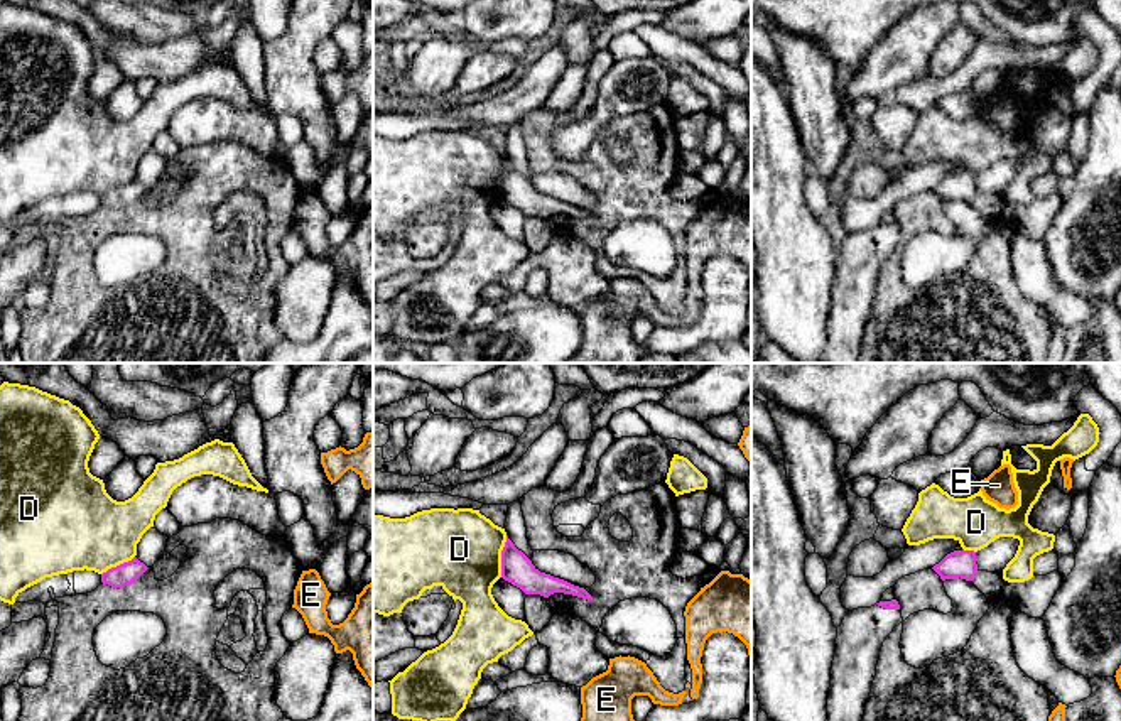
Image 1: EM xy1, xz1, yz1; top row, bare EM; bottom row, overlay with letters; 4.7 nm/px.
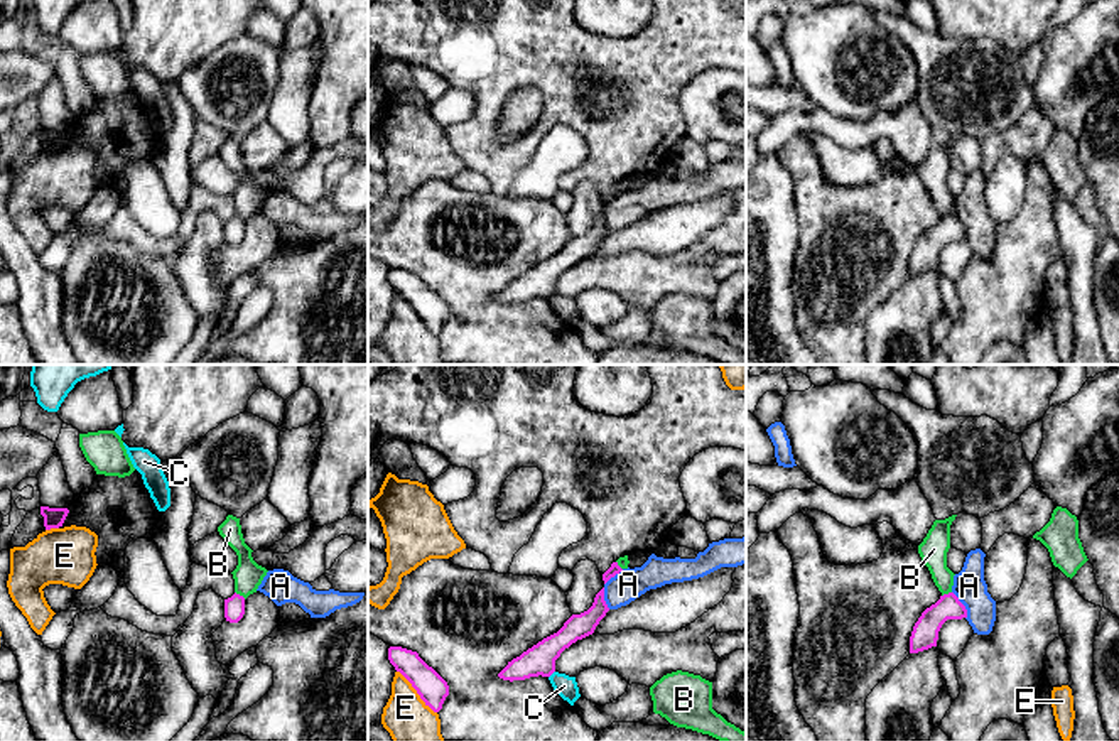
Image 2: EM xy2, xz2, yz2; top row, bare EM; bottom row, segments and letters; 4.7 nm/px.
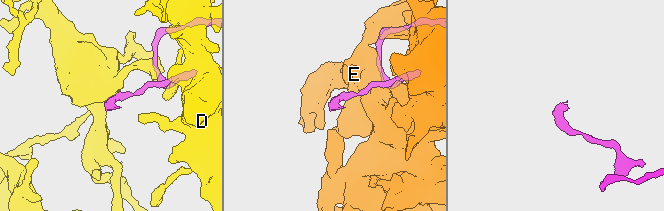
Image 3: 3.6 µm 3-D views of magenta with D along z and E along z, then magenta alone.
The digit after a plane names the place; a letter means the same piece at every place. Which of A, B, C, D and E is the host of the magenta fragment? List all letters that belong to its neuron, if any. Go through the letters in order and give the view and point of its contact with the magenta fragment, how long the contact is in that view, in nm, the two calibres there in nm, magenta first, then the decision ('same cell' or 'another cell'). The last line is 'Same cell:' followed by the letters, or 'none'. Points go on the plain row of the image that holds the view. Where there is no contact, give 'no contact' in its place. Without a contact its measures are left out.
A: yz2 (962, 227) | 150 nm | 130/160 nm | another cell
B: xy2 (238, 216) | 70 nm | 100/140 nm | another cell
C: xz2 (552, 294) | 50 nm | 140/100 nm | another cell
D: xz1 (502, 178) | 200 nm | 150/380 nm | another cell
E: xz2 (417, 314) | 280 nm | 140/240 nm | another cell
Same cell: none

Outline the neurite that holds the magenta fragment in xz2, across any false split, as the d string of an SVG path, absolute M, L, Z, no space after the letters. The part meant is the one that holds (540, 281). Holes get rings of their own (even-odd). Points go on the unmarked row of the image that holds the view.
M603 209L587 233L572 236L557 255L543 260L520 279L508 284L498 299L510 304L538 297L550 299L555 294L555 282L560 275L577 262L592 257L608 233L609 230L604 223Z

